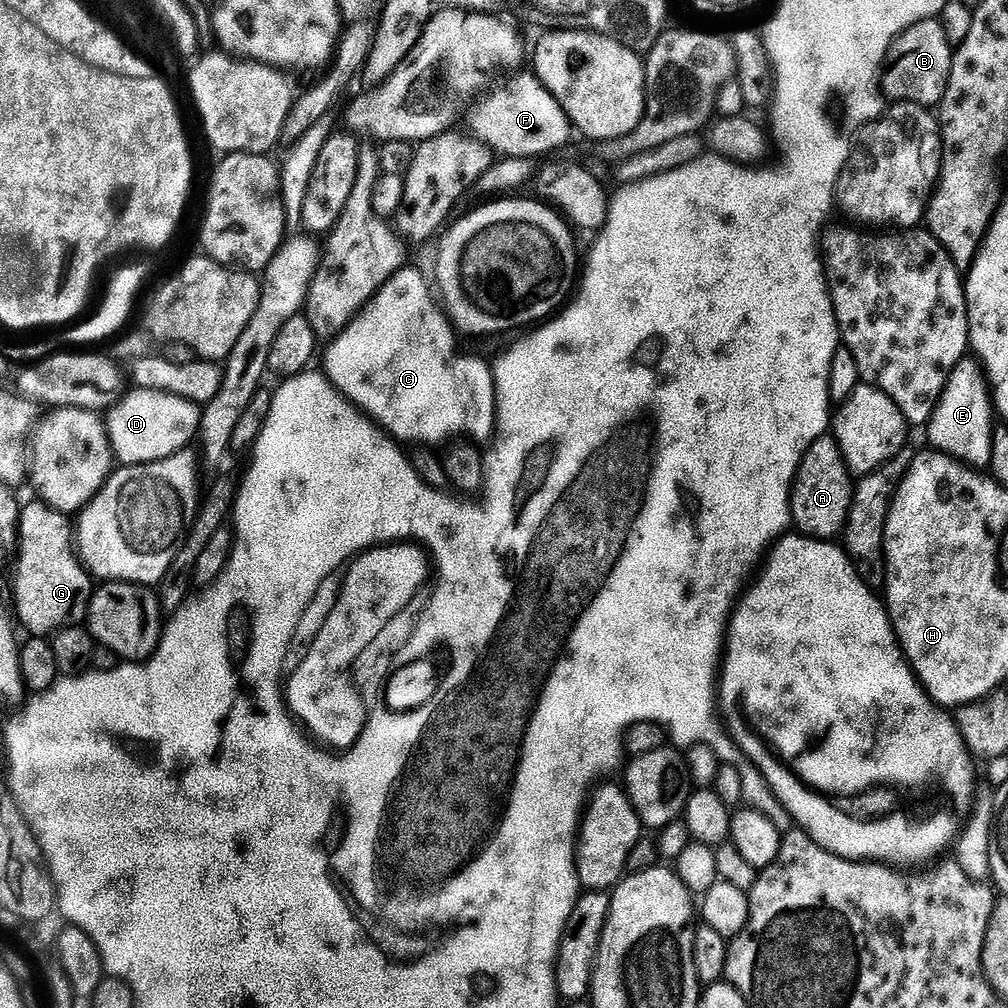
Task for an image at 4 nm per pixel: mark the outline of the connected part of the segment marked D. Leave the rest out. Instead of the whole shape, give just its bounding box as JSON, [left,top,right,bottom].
[106,388,201,466]

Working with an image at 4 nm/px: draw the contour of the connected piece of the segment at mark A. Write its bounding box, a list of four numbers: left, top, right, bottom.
[792,435,854,541]

